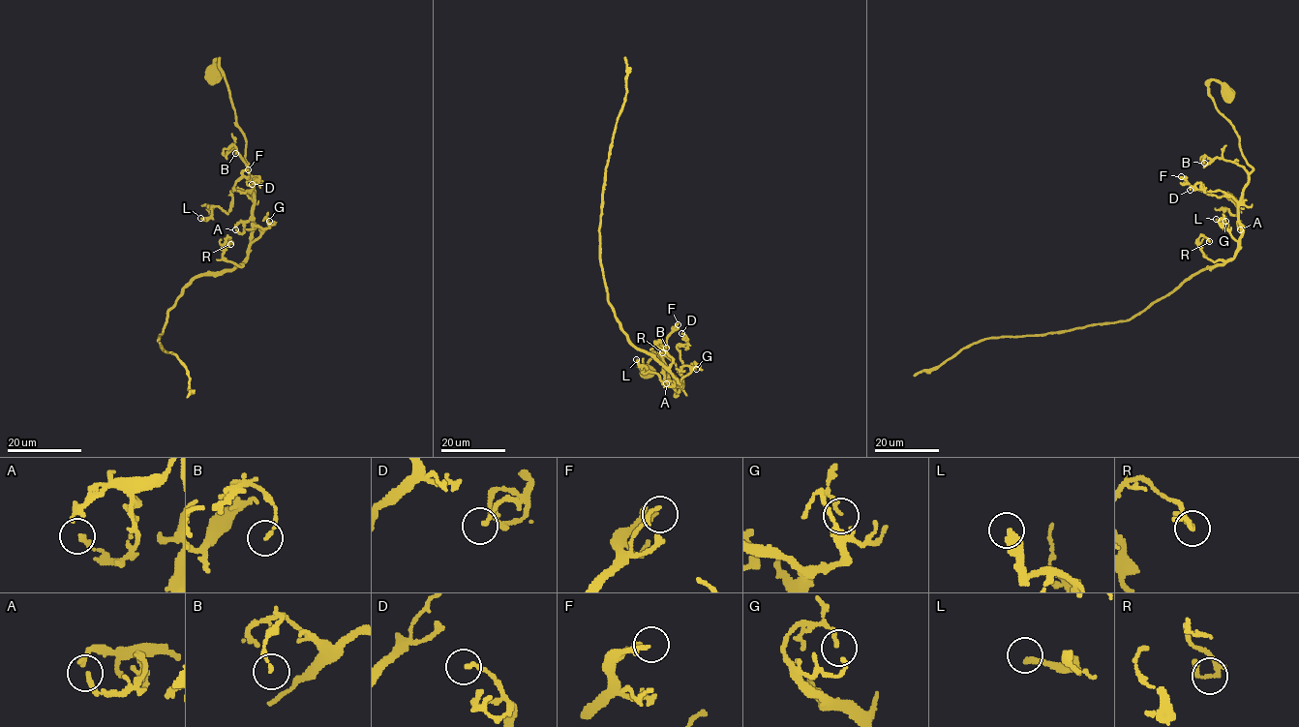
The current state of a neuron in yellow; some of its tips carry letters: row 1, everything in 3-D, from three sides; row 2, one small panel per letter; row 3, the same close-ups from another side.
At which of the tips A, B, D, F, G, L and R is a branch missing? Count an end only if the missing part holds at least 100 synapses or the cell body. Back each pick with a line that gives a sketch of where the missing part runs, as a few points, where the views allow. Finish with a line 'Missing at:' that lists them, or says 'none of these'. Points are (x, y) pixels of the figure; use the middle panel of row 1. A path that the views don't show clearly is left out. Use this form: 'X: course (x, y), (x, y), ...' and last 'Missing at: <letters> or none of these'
Missing at: none of these

